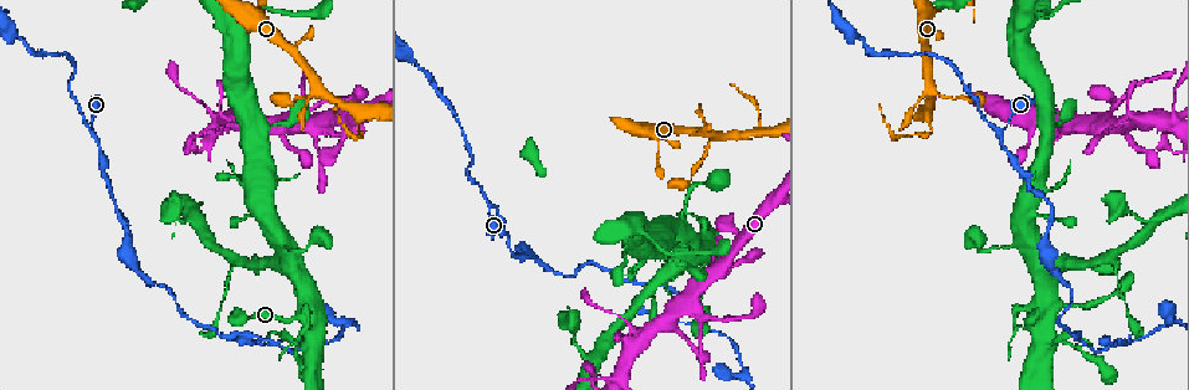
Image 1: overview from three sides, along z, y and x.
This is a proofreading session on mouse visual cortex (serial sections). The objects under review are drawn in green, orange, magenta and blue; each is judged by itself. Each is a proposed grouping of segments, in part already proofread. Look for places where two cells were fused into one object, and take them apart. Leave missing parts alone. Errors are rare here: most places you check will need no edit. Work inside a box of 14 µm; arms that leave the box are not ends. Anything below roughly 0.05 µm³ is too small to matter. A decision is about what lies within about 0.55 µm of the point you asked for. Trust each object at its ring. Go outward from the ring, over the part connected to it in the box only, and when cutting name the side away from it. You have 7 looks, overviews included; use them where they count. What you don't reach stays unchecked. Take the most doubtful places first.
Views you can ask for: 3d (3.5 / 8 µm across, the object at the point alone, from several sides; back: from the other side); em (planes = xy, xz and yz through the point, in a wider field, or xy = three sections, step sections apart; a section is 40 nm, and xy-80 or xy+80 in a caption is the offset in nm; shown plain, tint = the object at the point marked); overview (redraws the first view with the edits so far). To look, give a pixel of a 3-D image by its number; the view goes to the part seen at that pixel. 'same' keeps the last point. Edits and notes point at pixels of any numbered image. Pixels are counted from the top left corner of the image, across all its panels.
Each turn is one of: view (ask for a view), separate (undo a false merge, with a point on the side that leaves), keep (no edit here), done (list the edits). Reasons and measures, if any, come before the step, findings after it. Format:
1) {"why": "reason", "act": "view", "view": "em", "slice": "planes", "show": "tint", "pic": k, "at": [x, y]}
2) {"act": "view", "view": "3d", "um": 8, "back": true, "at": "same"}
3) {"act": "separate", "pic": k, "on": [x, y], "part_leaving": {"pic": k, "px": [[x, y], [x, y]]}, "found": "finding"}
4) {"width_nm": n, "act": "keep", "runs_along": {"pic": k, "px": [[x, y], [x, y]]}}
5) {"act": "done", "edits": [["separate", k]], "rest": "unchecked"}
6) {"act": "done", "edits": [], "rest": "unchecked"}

{"why": "three-way junction", "act": "view", "view": "3d", "um": 8, "pic": 1, "at": [488, 208]}

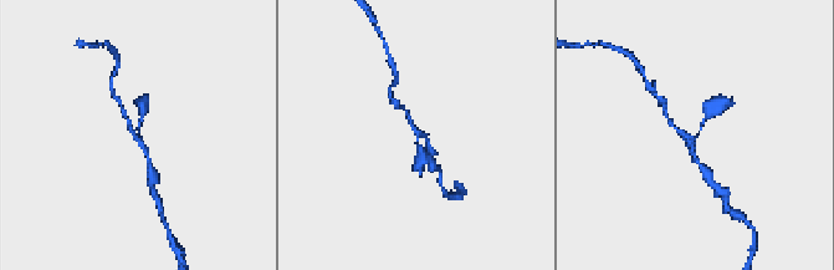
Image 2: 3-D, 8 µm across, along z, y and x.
{"arms": 3, "arm_widths_nm": [150, 150, 200], "why": "now the EM", "act": "view", "view": "em", "slice": "xy", "step": 5, "show": "tint", "pic": 2, "at": [138, 140]}

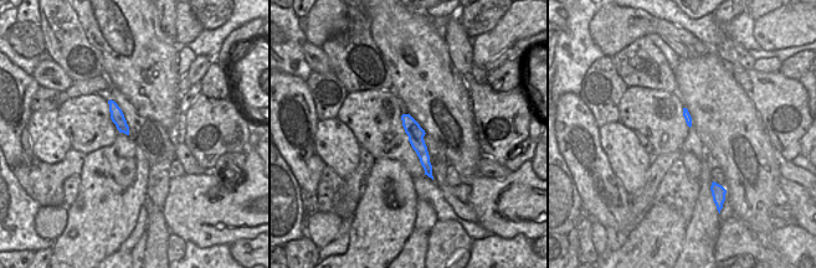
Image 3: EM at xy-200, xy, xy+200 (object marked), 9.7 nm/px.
{"act": "keep", "runs_along": {"pic": 2, "px": [[714, 107], [692, 141], [702, 168]]}, "found": "all the same cell"}

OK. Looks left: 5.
{"why": "three arms meet", "act": "view", "view": "3d", "um": 3.5, "pic": 1, "at": [714, 137]}

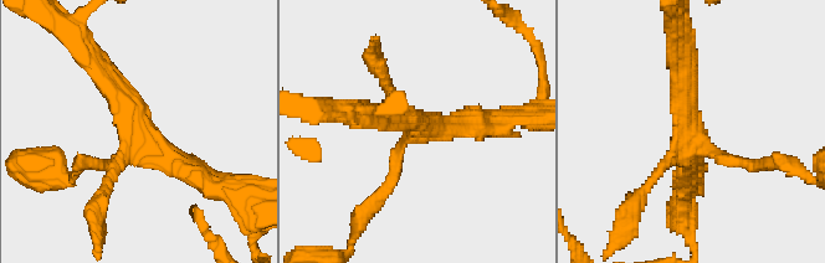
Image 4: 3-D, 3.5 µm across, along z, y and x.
{"act": "view", "view": "em", "slice": "xy", "step": 2, "show": "tint", "pic": 4, "at": [694, 135]}

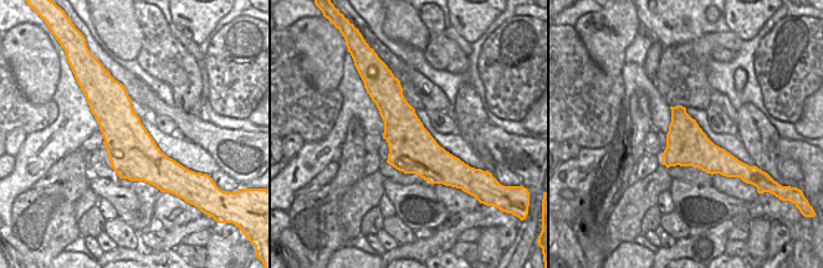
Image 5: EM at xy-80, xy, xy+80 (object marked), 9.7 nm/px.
{"why": "cut it another way", "act": "view", "view": "em", "slice": "xy", "step": 1, "show": "tint", "at": "same"}

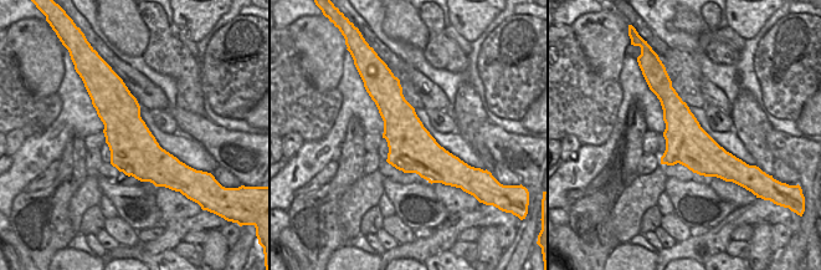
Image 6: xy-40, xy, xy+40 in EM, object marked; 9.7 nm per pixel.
{"act": "keep", "runs_along": {"pic": 4, "px": [[100, 67], [138, 132], [206, 185]]}, "found": "one cell here"}

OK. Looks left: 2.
{"act": "view", "view": "3d", "um": 3.5, "pic": 1, "at": [1113, 347]}

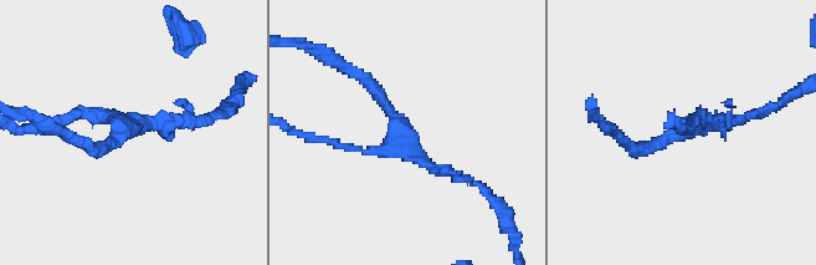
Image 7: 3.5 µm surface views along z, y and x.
{"act": "view", "view": "em", "slice": "xy", "step": 5, "show": "tint", "pic": 7, "at": [404, 136]}

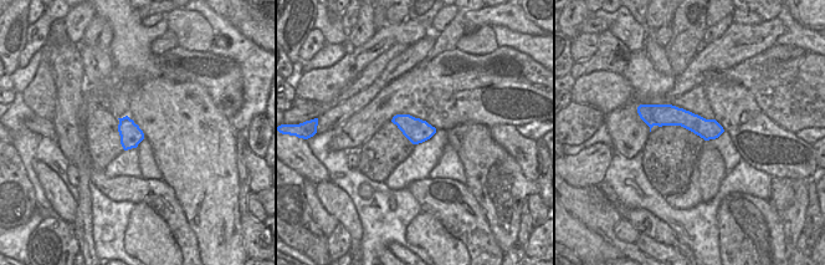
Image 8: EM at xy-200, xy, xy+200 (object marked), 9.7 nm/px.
{"act": "keep", "runs_along": {"pic": 7, "px": [[362, 77], [419, 157], [468, 178]]}, "found": "all the same cell"}

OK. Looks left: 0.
{"act": "done", "edits": [], "rest": "unchecked"}

